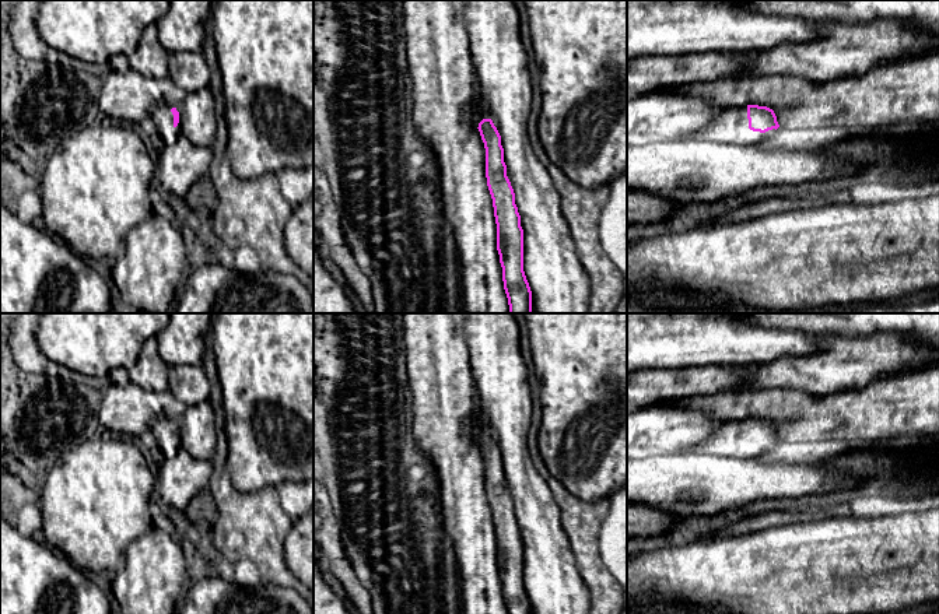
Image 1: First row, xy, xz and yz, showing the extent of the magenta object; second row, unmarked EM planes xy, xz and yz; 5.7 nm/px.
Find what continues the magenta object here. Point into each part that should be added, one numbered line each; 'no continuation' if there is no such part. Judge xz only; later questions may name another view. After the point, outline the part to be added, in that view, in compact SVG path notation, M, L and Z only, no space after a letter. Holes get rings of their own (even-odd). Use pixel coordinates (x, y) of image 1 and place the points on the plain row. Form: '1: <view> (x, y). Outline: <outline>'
1: xz (476, 430). Outline: M472 414L469 418L470 429L469 432L474 436L476 441L479 441L479 436L486 432L481 427L481 417L480 414Z

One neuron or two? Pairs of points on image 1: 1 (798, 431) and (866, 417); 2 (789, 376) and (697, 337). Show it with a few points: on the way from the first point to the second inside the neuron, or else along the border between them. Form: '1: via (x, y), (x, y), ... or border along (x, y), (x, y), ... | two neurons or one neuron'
1: via (815, 418), (850, 417) | one neuron
2: border along (789, 355), (736, 367) | two neurons

